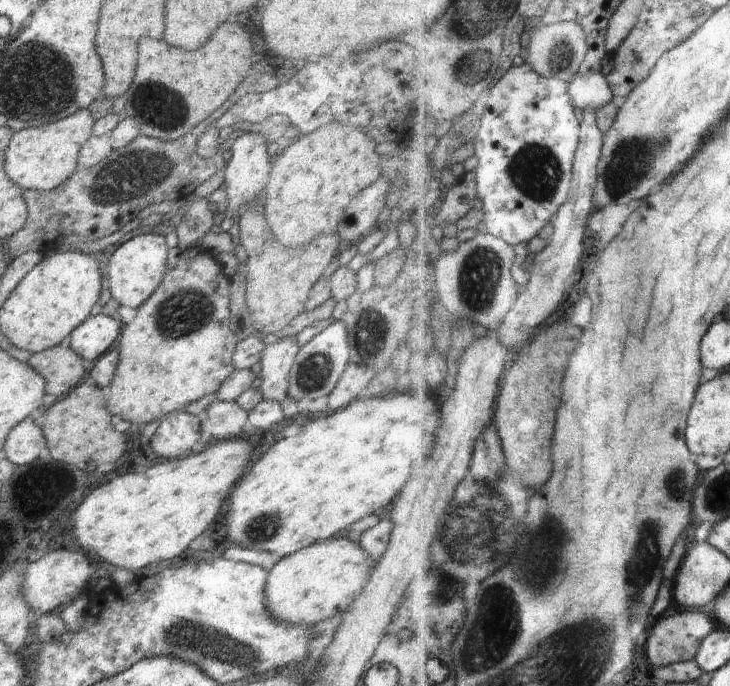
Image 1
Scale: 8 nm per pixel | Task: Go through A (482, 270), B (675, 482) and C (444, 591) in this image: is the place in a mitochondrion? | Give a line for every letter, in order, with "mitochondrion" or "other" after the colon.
A: mitochondrion
B: mitochondrion
C: mitochondrion

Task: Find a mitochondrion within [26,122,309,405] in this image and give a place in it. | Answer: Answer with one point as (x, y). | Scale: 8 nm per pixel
(131, 178)

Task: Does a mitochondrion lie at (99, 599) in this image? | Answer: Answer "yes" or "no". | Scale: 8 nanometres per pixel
no

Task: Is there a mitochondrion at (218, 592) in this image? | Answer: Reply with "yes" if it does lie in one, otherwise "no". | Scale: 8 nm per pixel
no

